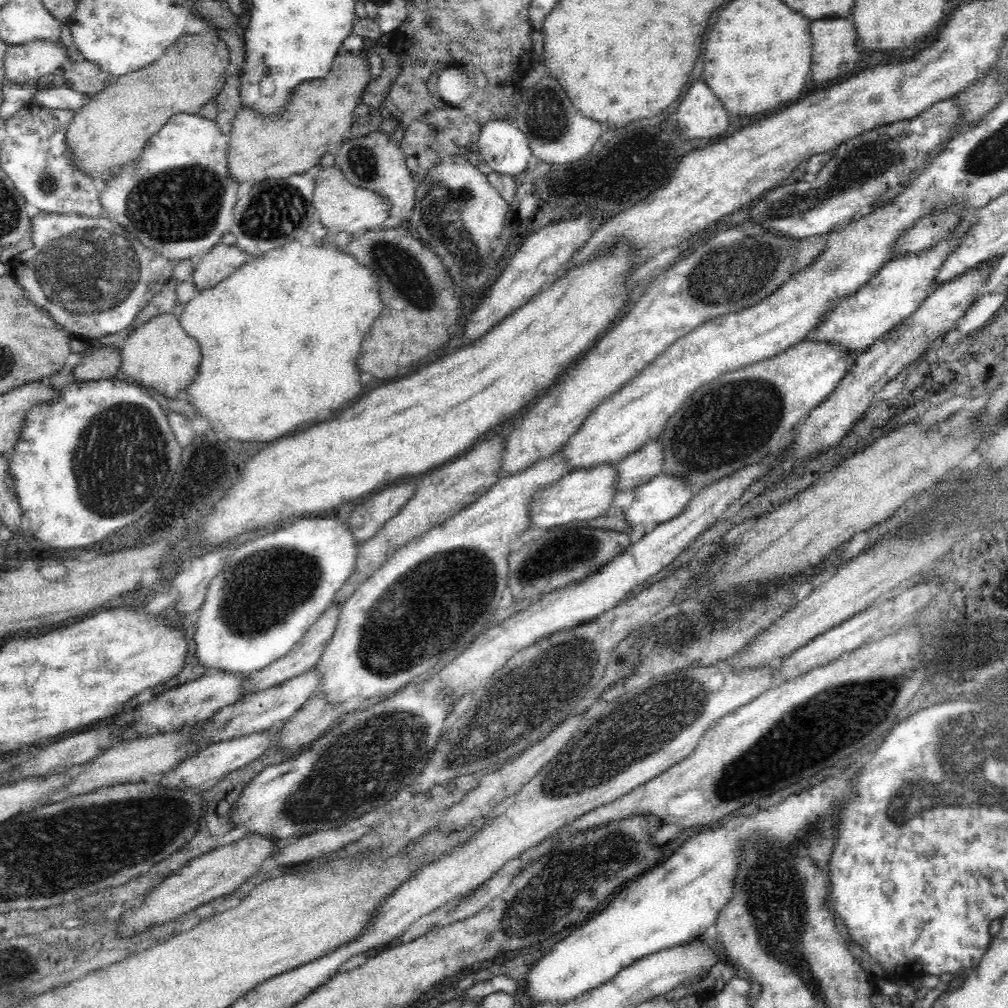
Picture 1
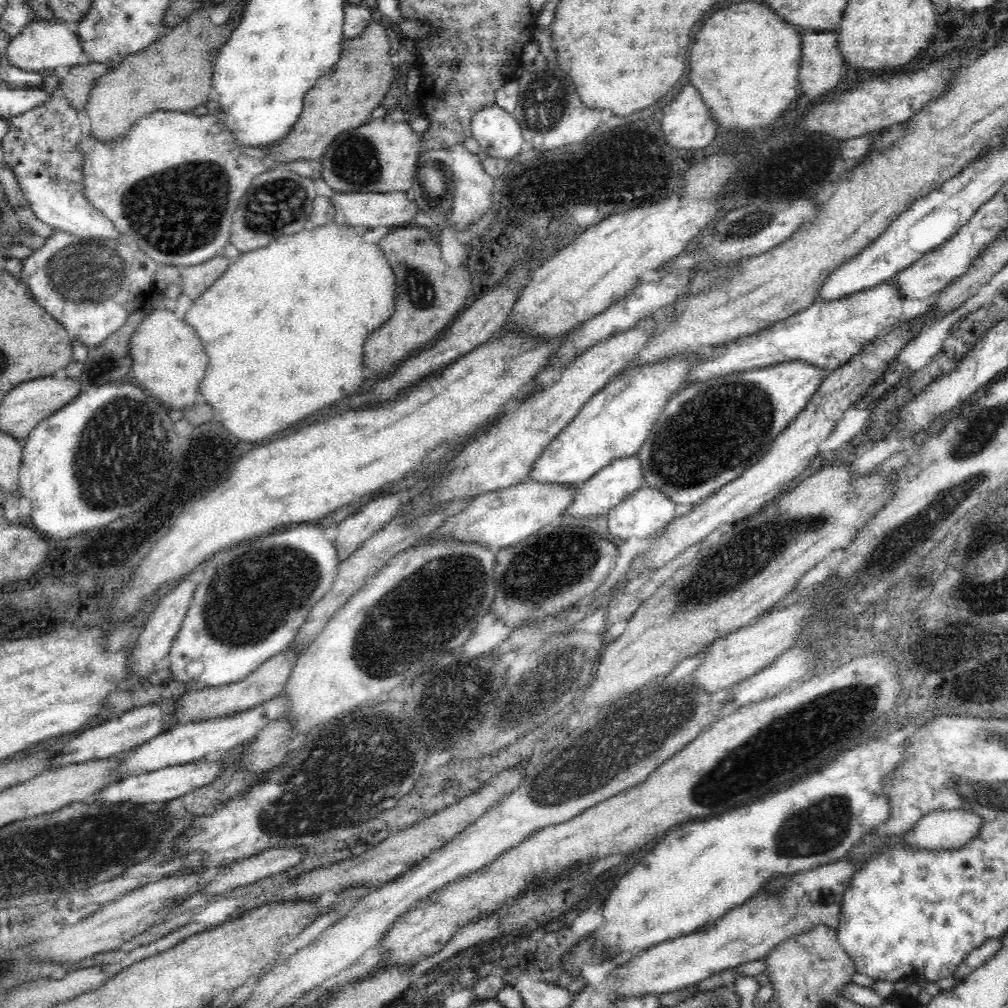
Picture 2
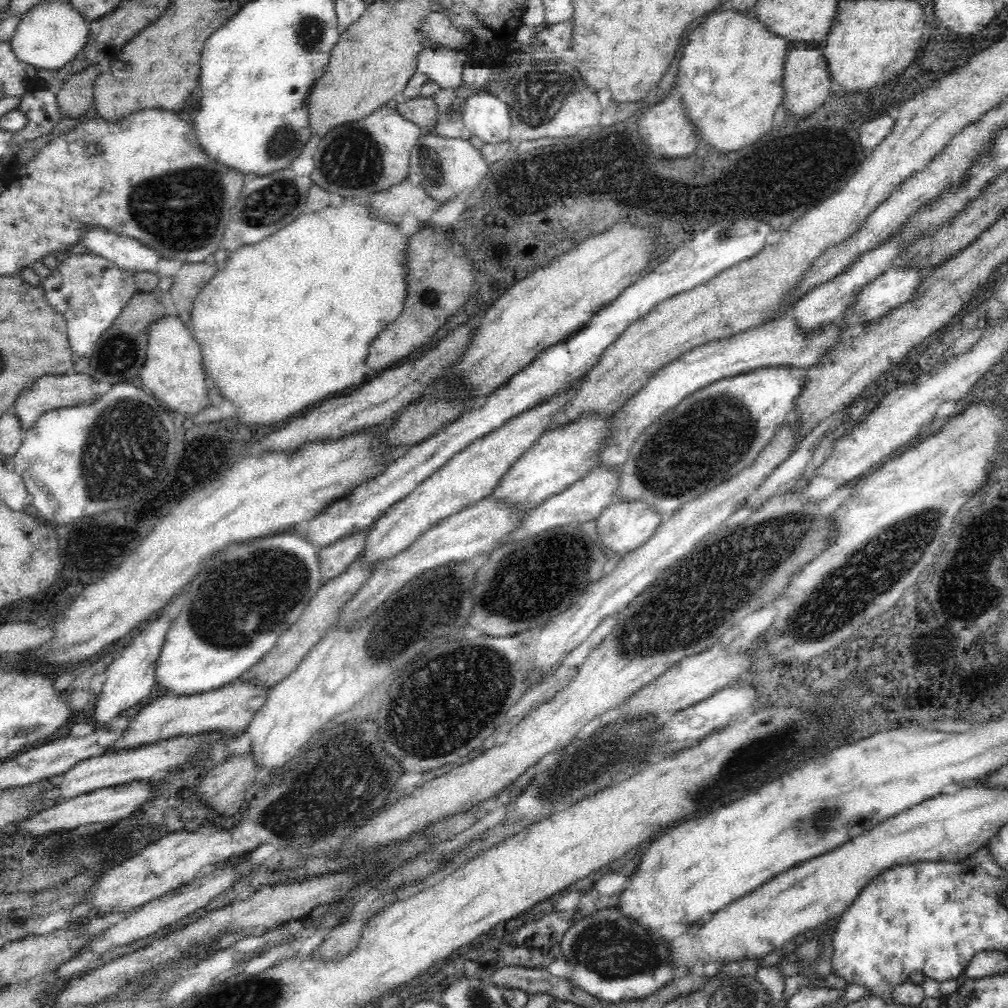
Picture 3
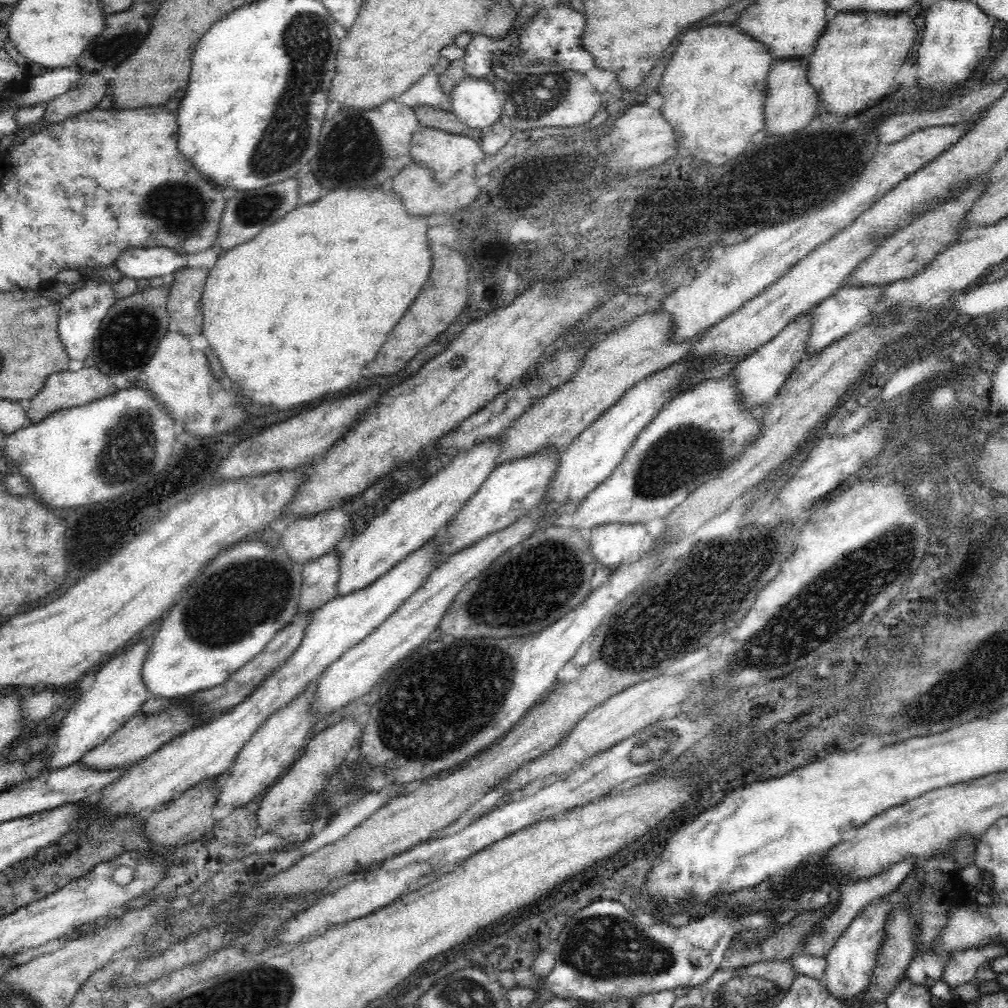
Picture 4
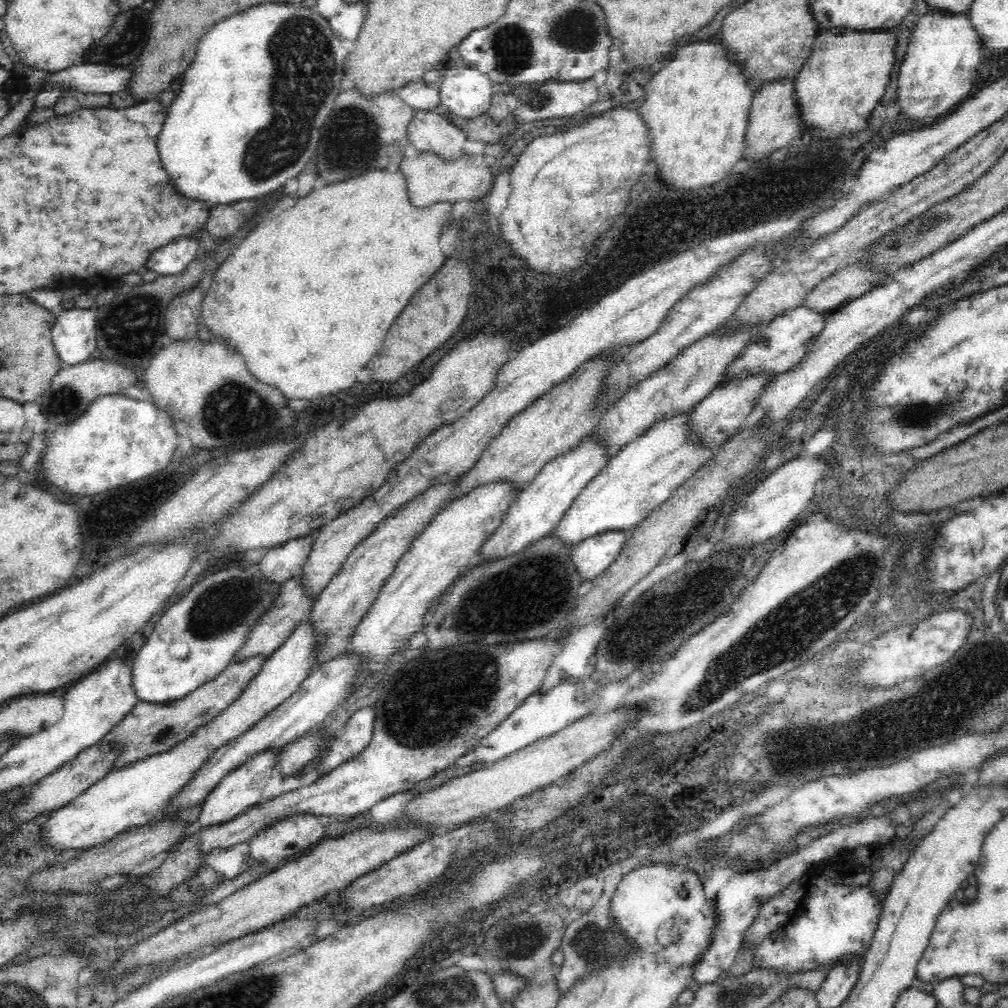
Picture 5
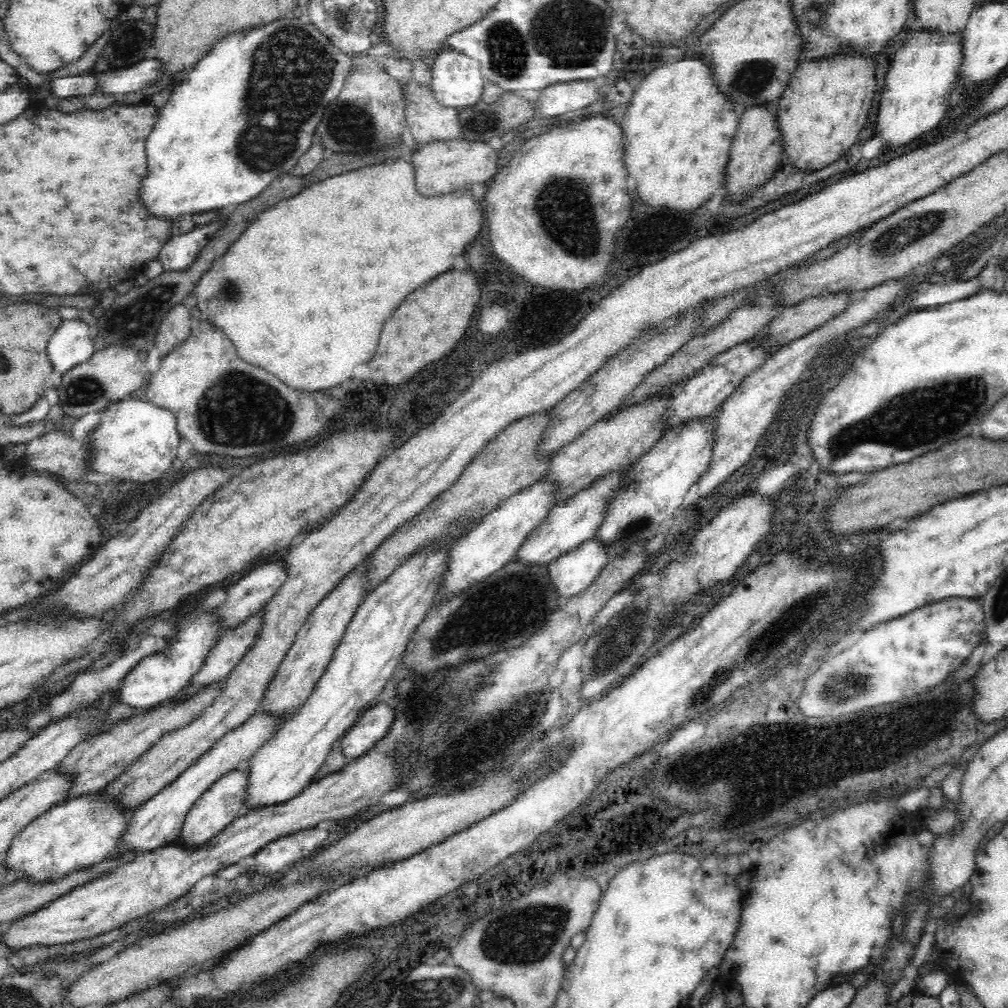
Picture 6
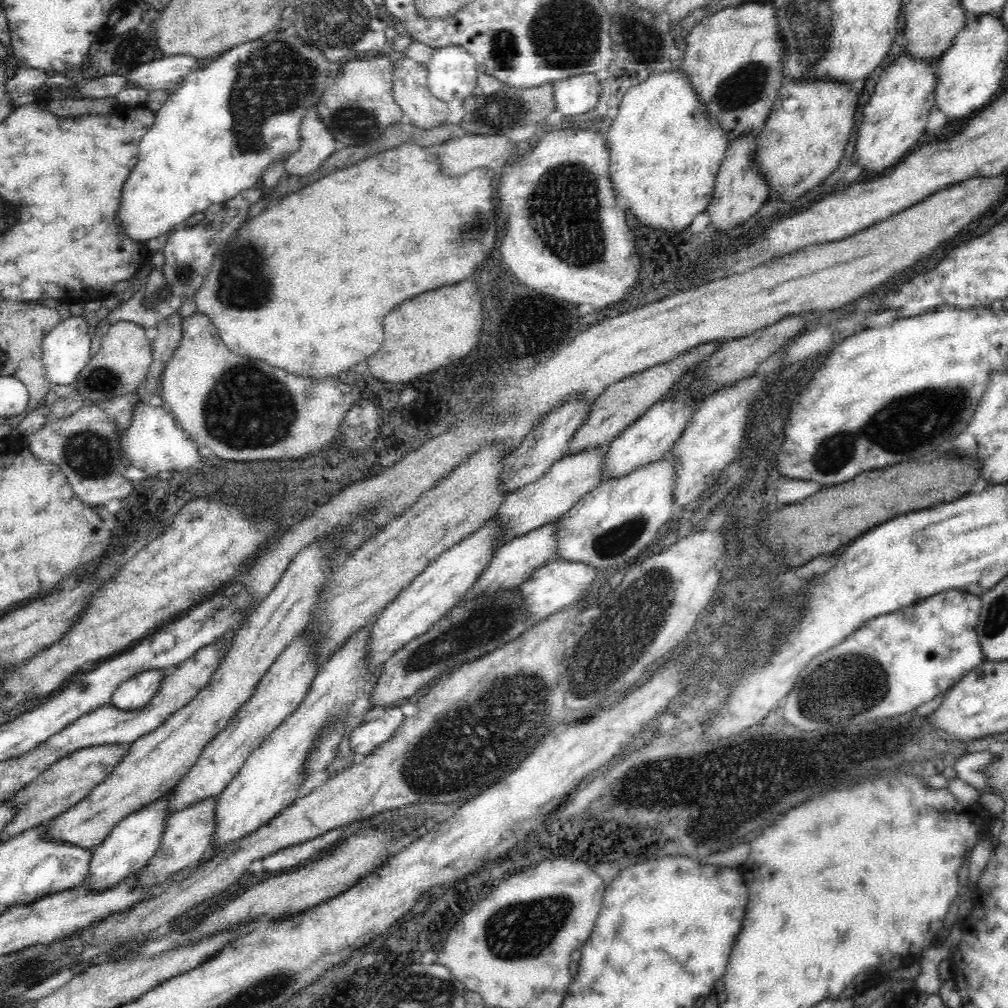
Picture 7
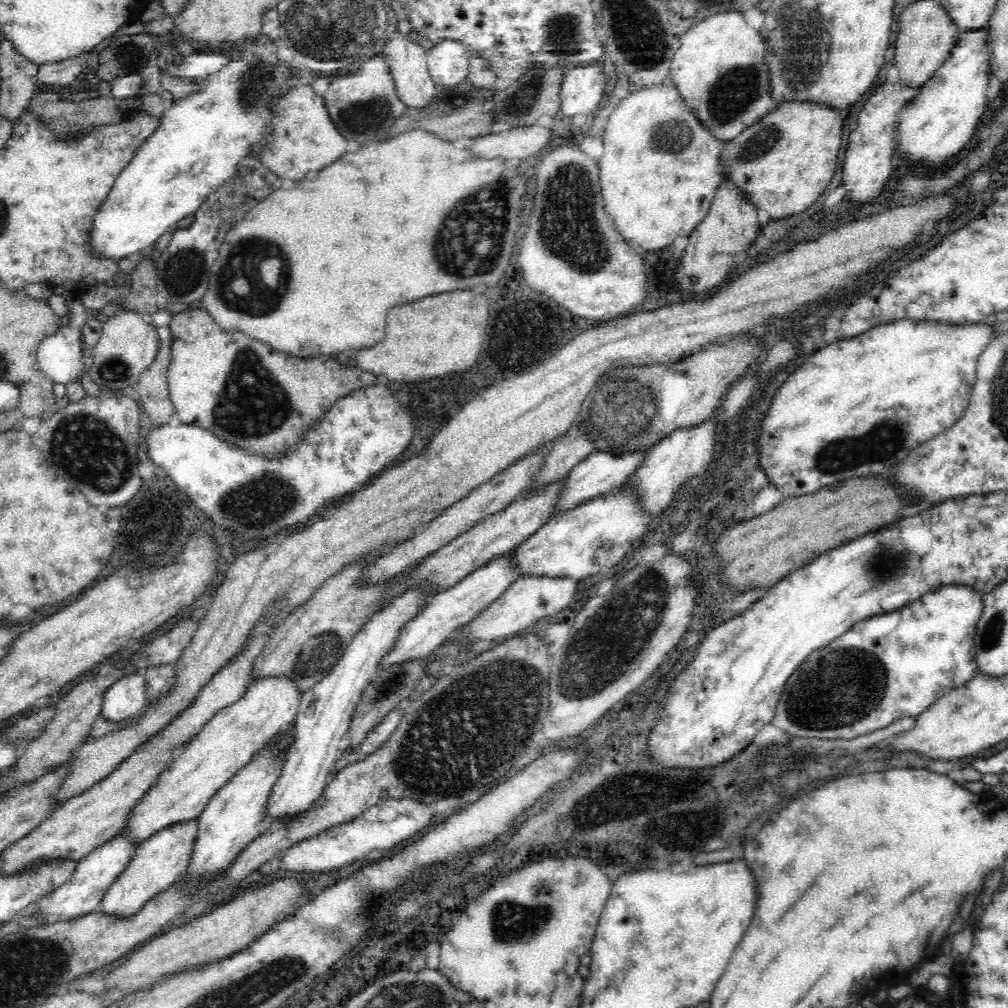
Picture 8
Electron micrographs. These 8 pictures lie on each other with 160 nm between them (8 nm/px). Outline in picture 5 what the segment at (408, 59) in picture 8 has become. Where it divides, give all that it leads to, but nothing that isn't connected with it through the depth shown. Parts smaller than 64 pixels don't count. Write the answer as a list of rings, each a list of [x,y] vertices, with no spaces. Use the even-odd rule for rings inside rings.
[[[436,110],[415,111],[408,125],[407,139],[420,153],[440,155],[444,161],[455,161],[464,154],[467,136]]]

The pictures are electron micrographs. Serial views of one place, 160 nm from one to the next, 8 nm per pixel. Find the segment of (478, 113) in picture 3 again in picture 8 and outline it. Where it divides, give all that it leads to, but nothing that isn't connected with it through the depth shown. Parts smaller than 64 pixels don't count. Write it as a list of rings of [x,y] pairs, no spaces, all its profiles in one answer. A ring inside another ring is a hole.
[[[441,40],[427,52],[427,67],[434,84],[454,88],[467,80],[470,53],[462,43],[455,40]]]

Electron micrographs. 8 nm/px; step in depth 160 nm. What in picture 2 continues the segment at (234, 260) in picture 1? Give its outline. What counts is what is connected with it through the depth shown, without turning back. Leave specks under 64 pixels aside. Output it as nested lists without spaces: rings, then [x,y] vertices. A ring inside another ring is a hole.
[[[222,253],[200,264],[181,268],[180,286],[183,294],[195,301],[218,277],[226,272],[230,266],[230,259]]]

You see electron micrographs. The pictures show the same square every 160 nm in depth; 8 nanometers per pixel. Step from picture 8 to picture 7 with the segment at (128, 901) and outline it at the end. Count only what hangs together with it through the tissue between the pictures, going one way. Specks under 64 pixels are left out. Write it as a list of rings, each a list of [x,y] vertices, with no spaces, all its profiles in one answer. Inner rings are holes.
[[[210,796],[198,803],[190,804],[188,808],[182,811],[174,812],[168,817],[168,824],[159,842],[158,850],[154,856],[150,857],[140,871],[137,878],[138,885],[154,886],[165,884],[170,881],[171,876],[176,872],[185,870],[194,866],[206,852],[211,848],[212,840],[216,832],[215,806],[217,805],[217,796]]]

